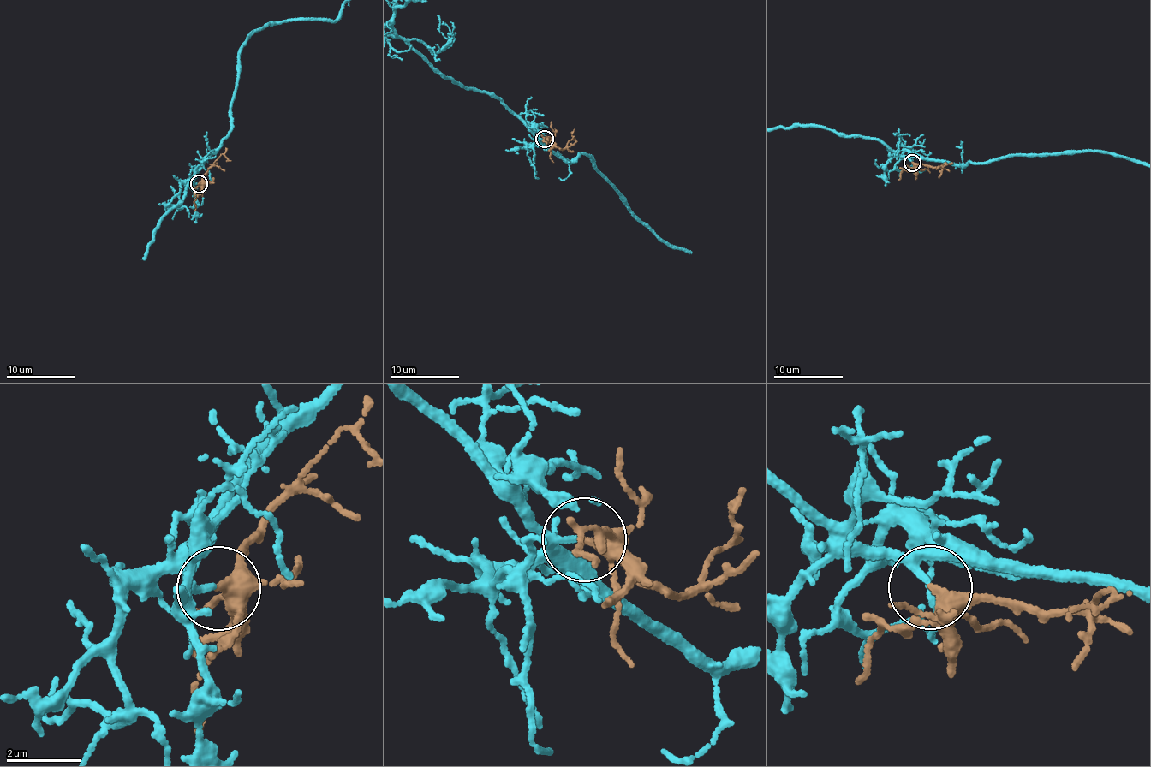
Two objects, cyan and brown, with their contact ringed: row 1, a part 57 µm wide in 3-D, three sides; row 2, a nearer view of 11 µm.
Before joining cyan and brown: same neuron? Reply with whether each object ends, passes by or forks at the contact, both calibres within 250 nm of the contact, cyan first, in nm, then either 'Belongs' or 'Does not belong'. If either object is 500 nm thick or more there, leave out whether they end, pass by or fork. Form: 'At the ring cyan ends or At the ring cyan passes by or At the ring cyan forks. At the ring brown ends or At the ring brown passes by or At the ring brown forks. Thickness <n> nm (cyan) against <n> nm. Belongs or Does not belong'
At the ring cyan passes by. At the ring brown forks. Thickness 160 nm (cyan) against 280 nm. Belongs

